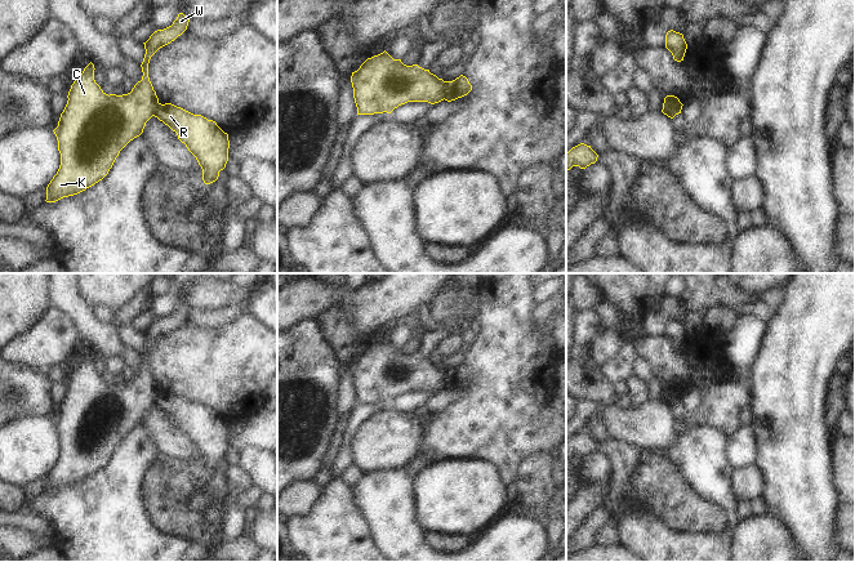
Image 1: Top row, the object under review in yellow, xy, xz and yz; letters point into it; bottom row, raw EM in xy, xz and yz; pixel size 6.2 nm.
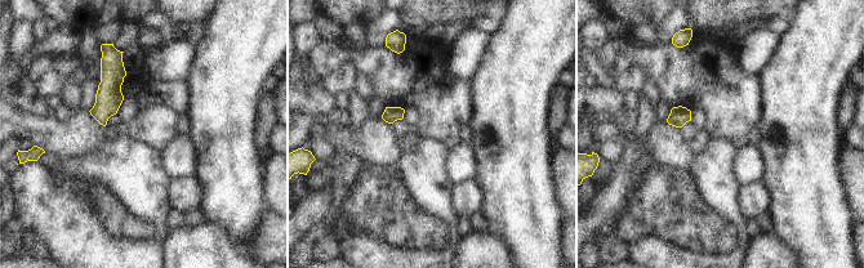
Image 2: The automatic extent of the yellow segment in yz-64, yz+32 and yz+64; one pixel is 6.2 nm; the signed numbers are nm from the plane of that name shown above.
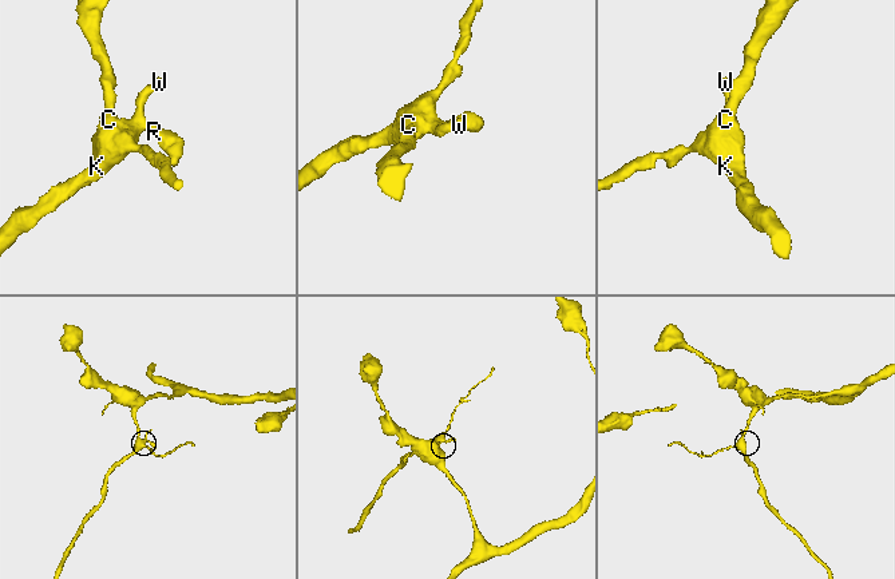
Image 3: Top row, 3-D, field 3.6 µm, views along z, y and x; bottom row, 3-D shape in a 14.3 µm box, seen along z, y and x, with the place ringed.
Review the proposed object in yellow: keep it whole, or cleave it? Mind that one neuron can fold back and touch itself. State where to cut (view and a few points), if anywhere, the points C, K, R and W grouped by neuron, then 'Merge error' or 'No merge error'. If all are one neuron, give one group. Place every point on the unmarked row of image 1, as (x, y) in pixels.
Split along yz (681, 395), (663, 397). Groups: C K W / R. Merge error.

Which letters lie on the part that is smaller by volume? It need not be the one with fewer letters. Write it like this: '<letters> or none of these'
R

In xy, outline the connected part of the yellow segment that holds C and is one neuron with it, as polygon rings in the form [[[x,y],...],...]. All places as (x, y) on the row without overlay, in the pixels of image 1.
[[[179,302],[172,315],[155,320],[143,331],[143,365],[130,382],[106,383],[94,369],[95,357],[92,351],[74,370],[58,415],[53,419],[61,454],[46,476],[46,491],[77,483],[102,469],[120,440],[143,422],[146,411],[159,394],[148,366],[150,348],[160,336],[181,325],[188,311]]]

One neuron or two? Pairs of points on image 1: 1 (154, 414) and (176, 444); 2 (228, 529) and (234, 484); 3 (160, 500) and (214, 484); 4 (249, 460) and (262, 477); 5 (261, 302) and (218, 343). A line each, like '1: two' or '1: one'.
1: one
2: one
3: one
4: one
5: two

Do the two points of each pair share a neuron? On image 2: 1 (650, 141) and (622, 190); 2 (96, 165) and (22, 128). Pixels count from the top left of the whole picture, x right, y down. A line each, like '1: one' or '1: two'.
1: two
2: two

